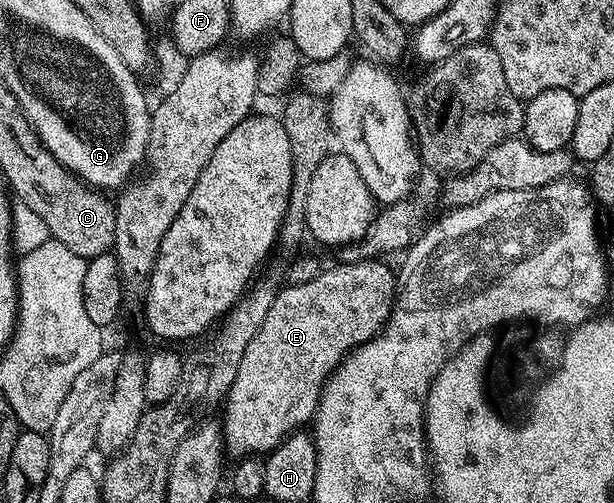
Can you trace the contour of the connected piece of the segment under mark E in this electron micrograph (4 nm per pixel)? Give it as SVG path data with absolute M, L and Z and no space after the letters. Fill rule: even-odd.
M380 258L336 262L333 268L325 267L318 274L318 278L313 278L310 282L288 284L277 291L276 297L274 298L274 306L270 306L270 314L266 314L266 322L262 322L258 334L254 334L254 338L250 338L250 346L246 346L246 354L242 354L242 362L238 365L238 374L234 374L234 382L230 386L227 397L222 404L222 412L224 408L222 439L229 457L256 458L261 454L273 452L288 436L292 435L292 433L297 430L303 429L305 425L315 417L322 386L328 383L332 373L340 367L344 357L347 356L353 348L359 348L361 344L373 339L388 322L388 315L392 313L392 301L396 299L397 273L393 271L393 269L391 272L391 270L383 264L384 262L385 261Z

